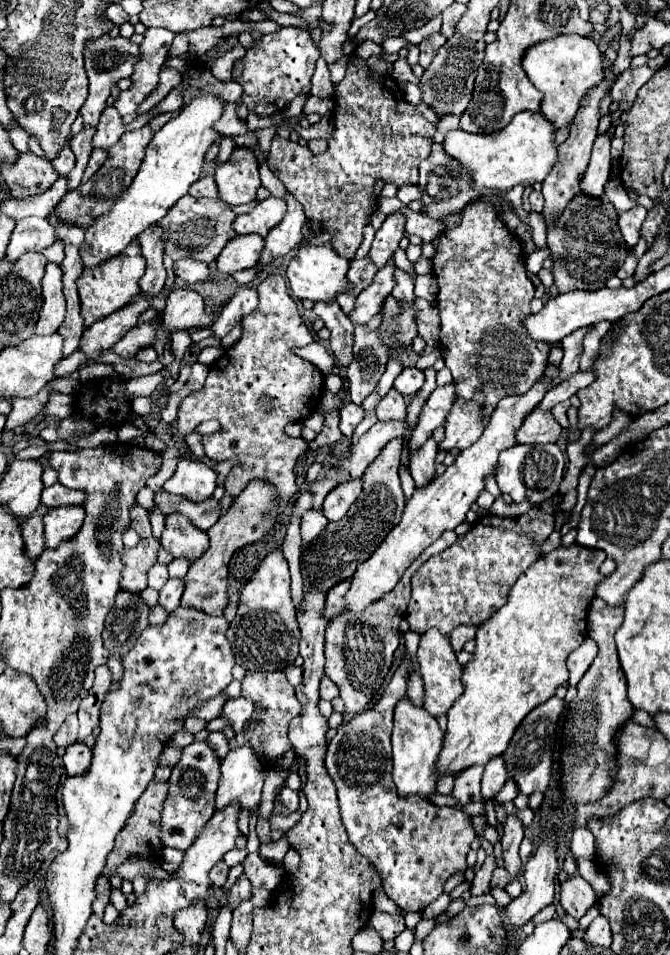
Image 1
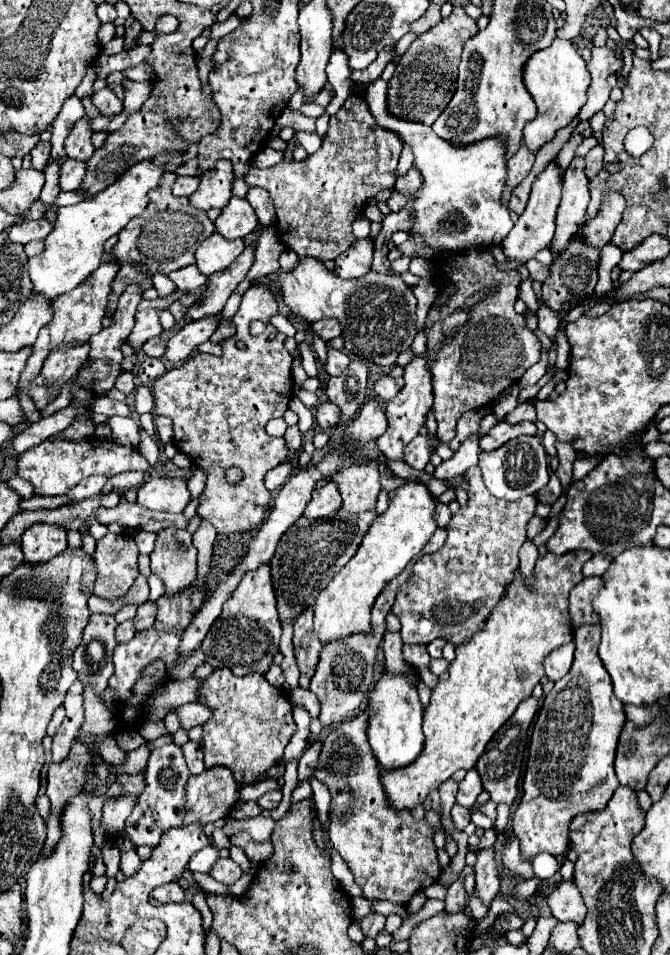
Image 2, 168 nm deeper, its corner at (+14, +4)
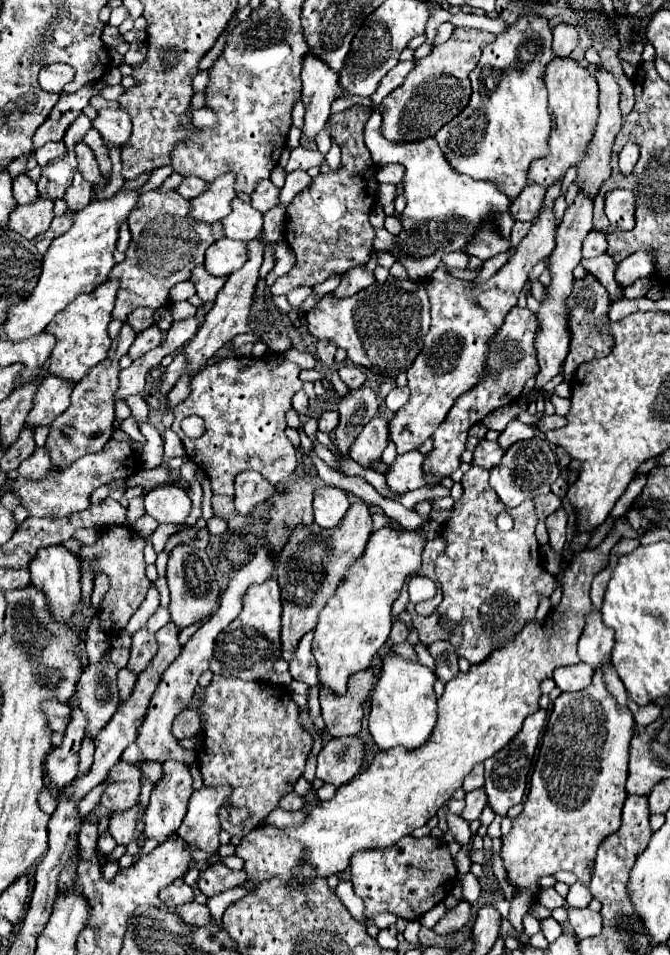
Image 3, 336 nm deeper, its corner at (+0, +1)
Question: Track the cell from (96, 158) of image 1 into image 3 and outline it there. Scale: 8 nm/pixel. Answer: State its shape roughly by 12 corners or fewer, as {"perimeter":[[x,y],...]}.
{"perimeter":[[74,175],[64,201],[72,211],[80,211],[92,201],[92,187]]}

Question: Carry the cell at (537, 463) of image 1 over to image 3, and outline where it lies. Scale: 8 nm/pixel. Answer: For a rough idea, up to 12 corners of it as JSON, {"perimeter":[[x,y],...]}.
{"perimeter":[[544,437],[518,441],[490,471],[506,507],[550,493],[560,469]]}

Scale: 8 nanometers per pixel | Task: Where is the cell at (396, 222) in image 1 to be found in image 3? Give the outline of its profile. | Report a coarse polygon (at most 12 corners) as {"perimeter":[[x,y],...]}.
{"perimeter":[[356,267],[342,275],[334,297],[352,297],[374,283],[374,273]]}

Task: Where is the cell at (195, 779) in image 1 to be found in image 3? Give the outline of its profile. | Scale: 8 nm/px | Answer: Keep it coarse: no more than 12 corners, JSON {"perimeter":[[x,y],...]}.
{"perimeter":[[166,761],[144,813],[144,835],[178,831],[192,795],[182,761]]}

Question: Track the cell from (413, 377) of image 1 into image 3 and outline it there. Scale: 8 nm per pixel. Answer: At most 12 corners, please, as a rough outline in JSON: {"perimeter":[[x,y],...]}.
{"perimeter":[[394,387],[386,407],[396,413],[410,397],[408,387]]}

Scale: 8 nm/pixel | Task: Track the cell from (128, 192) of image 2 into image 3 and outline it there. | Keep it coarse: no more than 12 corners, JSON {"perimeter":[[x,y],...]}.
{"perimeter":[[116,193],[74,213],[24,301],[10,341],[42,333],[116,263],[118,227],[138,201]]}

